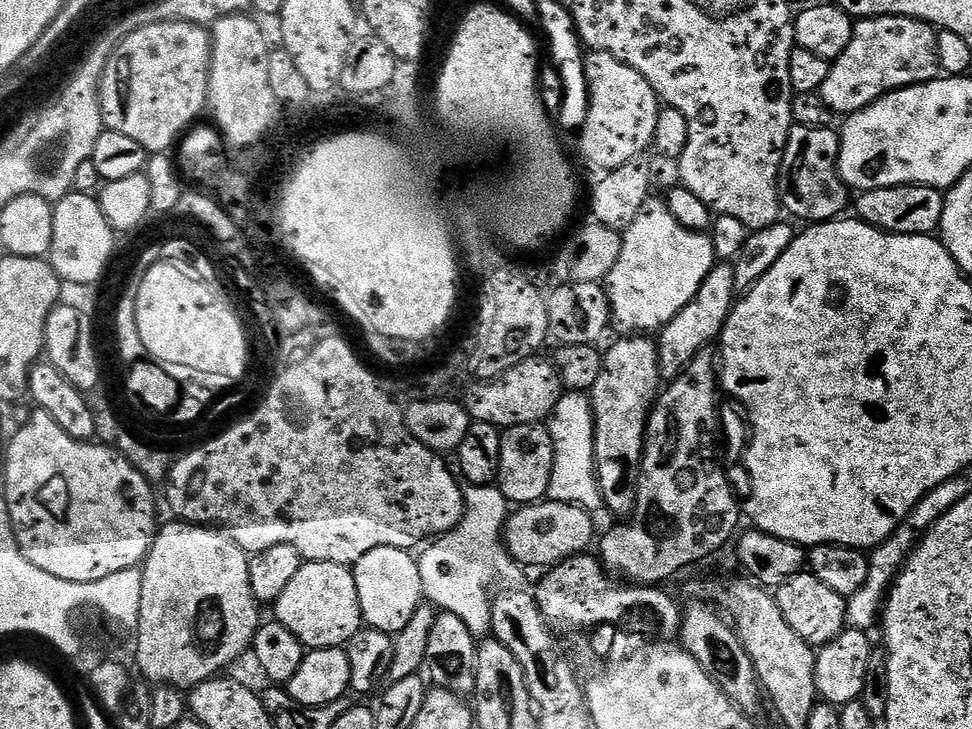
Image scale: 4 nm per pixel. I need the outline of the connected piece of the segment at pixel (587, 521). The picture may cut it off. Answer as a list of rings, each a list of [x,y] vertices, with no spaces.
[[[543,499],[539,504],[517,507],[504,524],[504,547],[517,565],[547,570],[571,556],[579,556],[592,540],[593,517],[584,508]]]

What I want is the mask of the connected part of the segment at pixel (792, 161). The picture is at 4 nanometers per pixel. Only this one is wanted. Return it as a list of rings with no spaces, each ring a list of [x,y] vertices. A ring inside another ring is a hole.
[[[796,124],[788,134],[784,147],[784,157],[780,163],[780,179],[778,181],[780,202],[785,213],[797,216],[800,220],[808,220],[812,224],[823,224],[825,220],[834,220],[841,215],[844,207],[849,207],[850,189],[840,177],[840,145],[835,127],[811,128]]]

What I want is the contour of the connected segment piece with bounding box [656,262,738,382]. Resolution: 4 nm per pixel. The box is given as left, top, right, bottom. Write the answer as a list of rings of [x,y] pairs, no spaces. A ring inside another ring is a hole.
[[[717,262],[710,274],[706,274],[702,286],[698,286],[698,294],[694,294],[694,298],[690,298],[690,302],[686,302],[686,306],[682,306],[676,317],[658,333],[658,366],[665,381],[671,382],[673,378],[680,376],[693,357],[705,351],[709,347],[708,343],[711,340],[713,343],[719,337],[737,299],[738,289],[734,282],[733,265]]]

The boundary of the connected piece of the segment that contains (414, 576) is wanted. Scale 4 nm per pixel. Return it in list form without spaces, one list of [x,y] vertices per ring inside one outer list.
[[[403,548],[370,550],[358,558],[352,573],[358,586],[363,623],[369,628],[377,628],[389,634],[397,634],[406,629],[424,600],[417,557]]]

